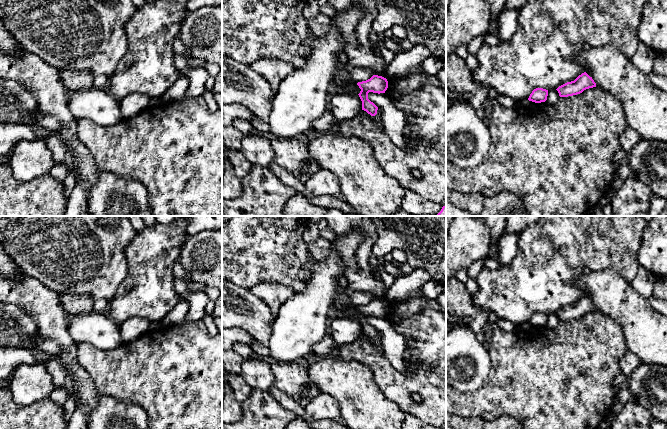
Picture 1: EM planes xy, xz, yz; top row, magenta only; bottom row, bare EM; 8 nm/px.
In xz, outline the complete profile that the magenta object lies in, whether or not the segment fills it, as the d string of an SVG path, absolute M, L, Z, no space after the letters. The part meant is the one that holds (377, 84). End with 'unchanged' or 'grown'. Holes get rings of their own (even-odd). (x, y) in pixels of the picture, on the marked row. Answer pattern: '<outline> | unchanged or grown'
M373 75L366 81L358 82L357 85L361 89L358 95L362 101L362 110L366 111L371 116L375 116L378 107L368 99L368 93L385 93L388 88L387 79L382 76Z | unchanged

